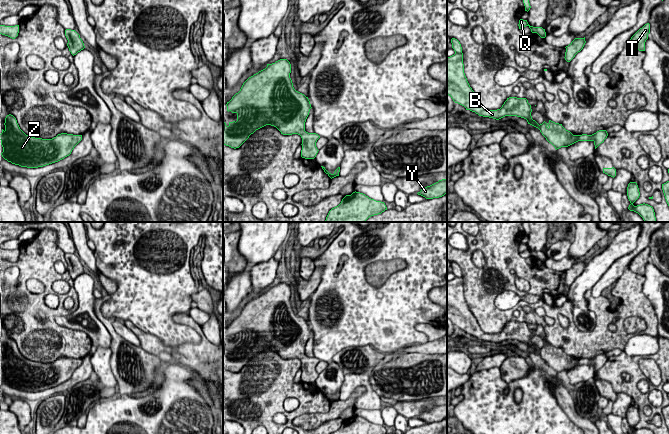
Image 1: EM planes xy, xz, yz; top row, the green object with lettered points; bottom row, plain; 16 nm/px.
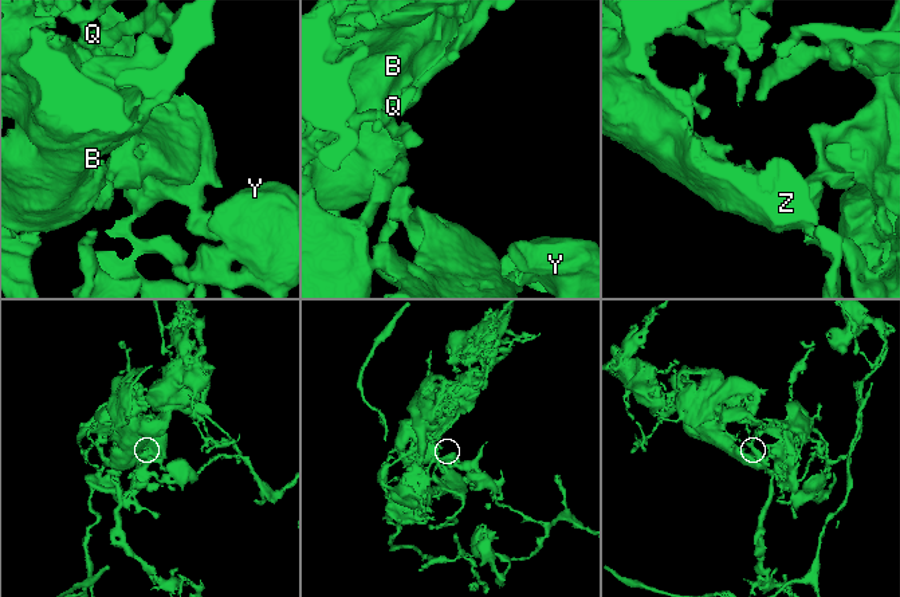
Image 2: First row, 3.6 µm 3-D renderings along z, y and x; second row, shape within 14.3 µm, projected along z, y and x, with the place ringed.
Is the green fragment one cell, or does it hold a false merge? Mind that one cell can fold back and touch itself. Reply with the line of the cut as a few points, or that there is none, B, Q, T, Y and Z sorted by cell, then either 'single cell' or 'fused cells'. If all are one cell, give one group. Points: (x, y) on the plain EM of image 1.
no cut | B Q T Y Z | single cell

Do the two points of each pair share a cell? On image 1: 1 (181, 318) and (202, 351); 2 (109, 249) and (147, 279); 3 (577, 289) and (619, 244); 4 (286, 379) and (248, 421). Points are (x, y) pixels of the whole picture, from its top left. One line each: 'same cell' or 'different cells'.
1: same cell
2: same cell
3: same cell
4: same cell

